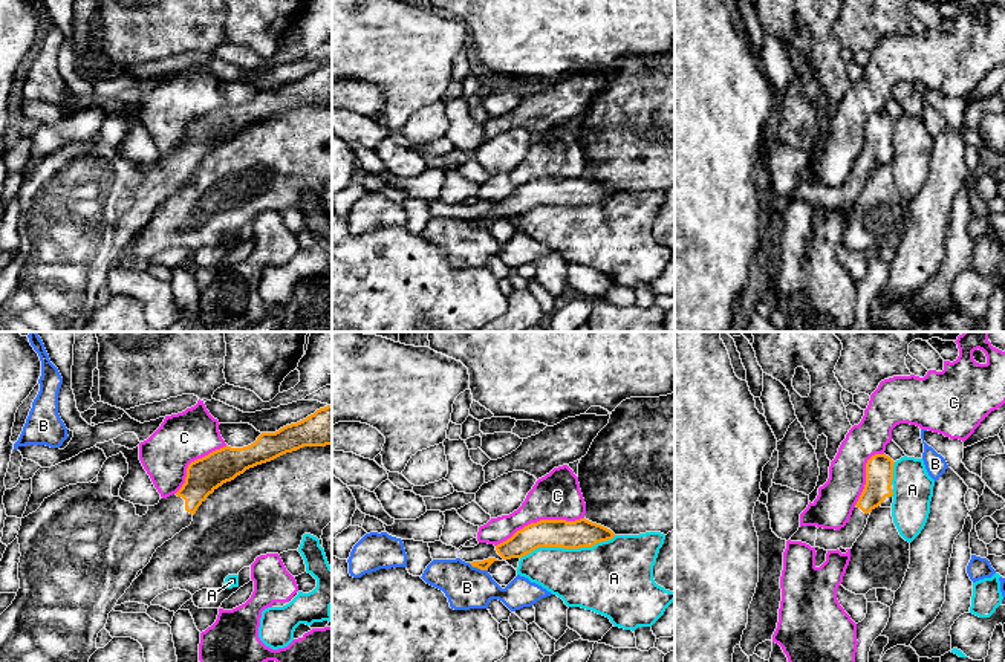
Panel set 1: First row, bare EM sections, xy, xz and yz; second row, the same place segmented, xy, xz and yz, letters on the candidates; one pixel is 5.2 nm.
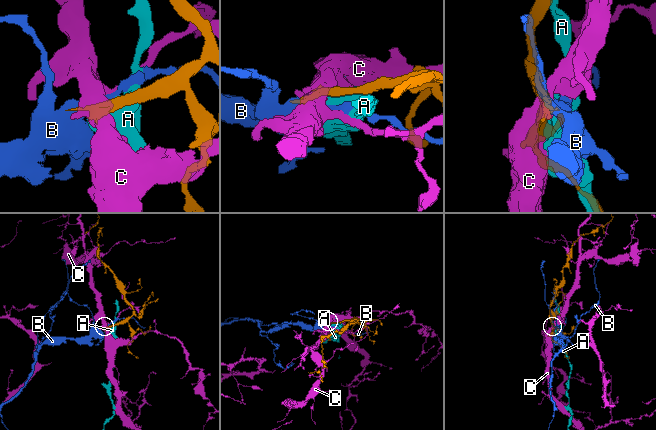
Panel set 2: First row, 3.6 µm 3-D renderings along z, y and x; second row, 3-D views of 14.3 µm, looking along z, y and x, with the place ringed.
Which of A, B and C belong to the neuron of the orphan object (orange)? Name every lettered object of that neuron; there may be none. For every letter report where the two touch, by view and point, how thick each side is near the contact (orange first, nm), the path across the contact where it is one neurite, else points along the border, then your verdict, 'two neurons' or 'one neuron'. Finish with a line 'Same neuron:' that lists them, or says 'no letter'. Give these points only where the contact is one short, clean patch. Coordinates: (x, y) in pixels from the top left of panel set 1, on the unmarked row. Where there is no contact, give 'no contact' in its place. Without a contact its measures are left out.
A: meets orange in xz at (568, 205); 150 nm thick on the orange side, 360 nm on the other; two neurons
B: meets orange in xz at (478, 225); 50 nm thick on the orange side, 220 nm on the other; border along xz (468, 220), (487, 228); two neurons
C: meets orange in xz at (540, 178); 150 nm thick on the orange side, 260 nm on the other; two neurons
Same neuron: no letter

